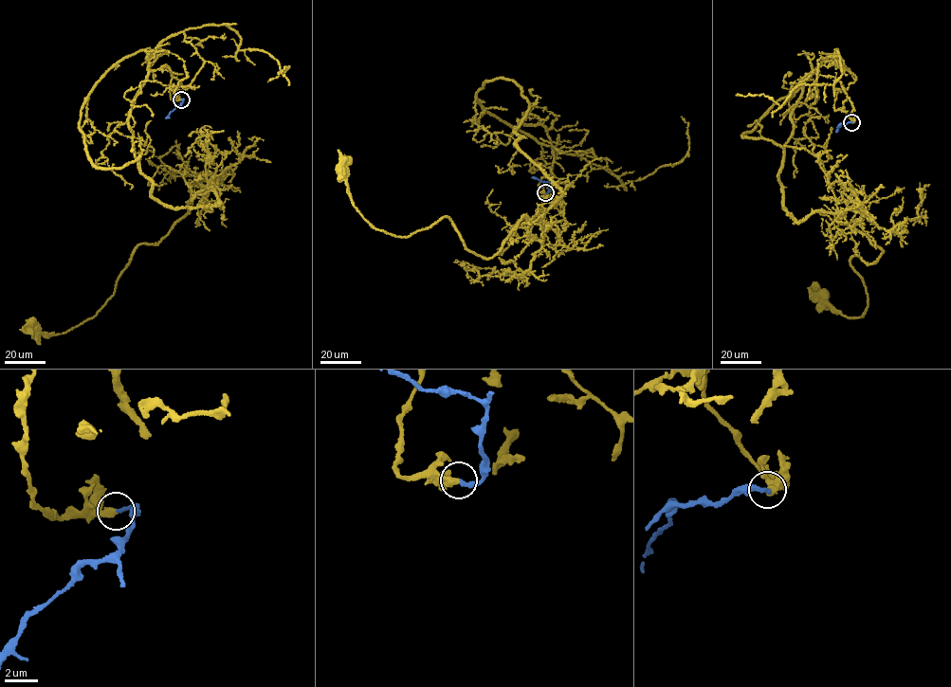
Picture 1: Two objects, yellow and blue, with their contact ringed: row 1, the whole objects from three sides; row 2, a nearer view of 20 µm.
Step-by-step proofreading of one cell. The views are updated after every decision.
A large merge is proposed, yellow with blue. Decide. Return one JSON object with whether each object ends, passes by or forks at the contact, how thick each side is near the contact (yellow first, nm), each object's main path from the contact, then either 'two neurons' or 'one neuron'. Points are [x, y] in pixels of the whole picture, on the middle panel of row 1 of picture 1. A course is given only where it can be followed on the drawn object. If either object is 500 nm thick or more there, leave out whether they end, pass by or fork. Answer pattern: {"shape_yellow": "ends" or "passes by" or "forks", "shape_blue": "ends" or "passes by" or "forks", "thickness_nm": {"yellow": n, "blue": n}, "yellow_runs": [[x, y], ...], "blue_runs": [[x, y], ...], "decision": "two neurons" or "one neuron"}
{"shape_yellow": "ends", "shape_blue": "ends", "thickness_nm": {"yellow": 440, "blue": 240}, "yellow_runs": [[545, 192], [552, 142], [518, 120], [561, 195], [484, 259], [446, 216], [376, 228], [344, 171]], "blue_runs": [[545, 192], [548, 192], [548, 183], [531, 178]], "decision": "one neuron"}

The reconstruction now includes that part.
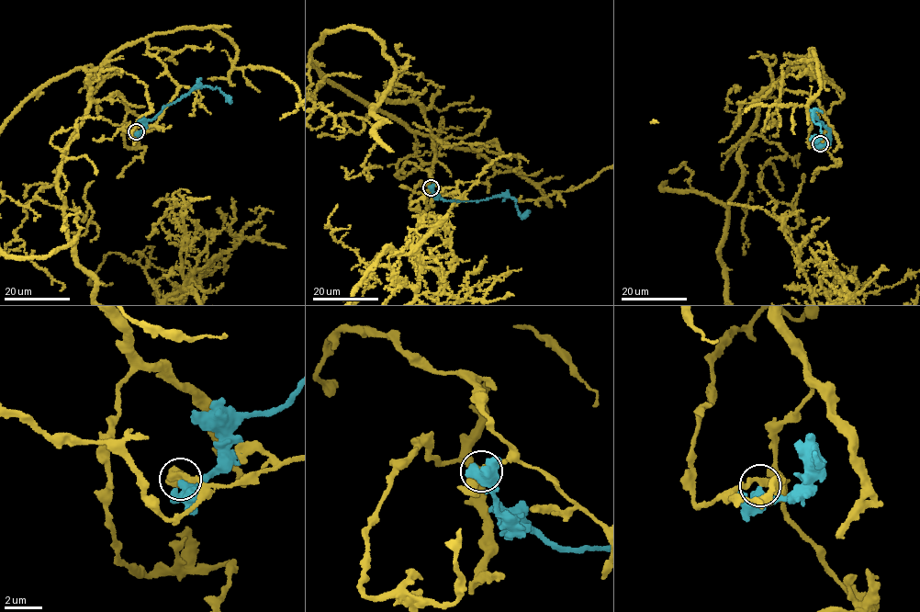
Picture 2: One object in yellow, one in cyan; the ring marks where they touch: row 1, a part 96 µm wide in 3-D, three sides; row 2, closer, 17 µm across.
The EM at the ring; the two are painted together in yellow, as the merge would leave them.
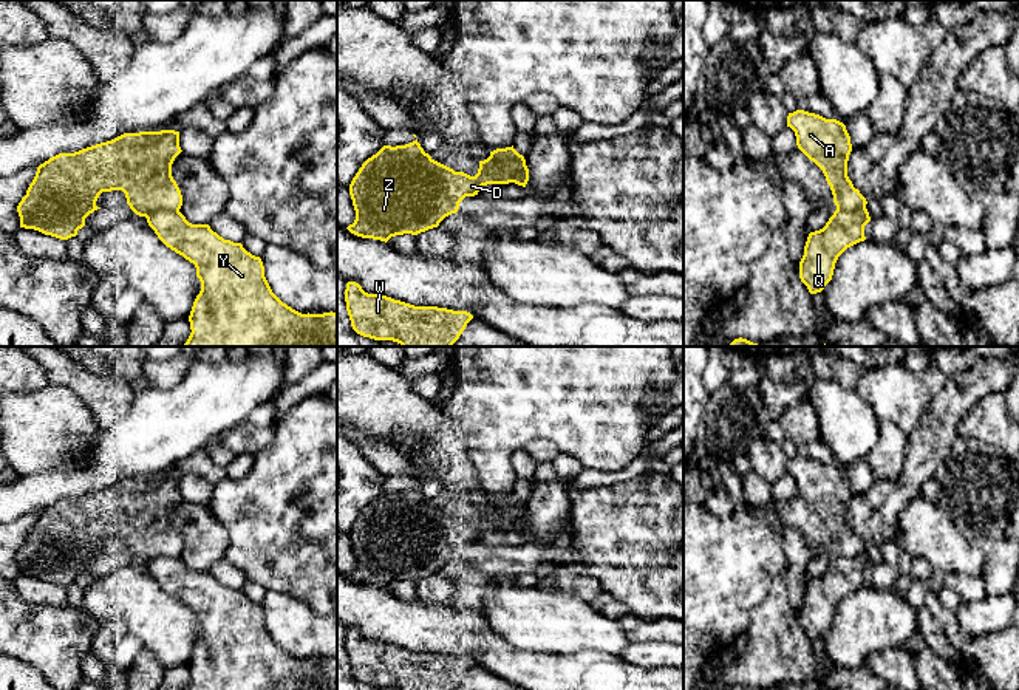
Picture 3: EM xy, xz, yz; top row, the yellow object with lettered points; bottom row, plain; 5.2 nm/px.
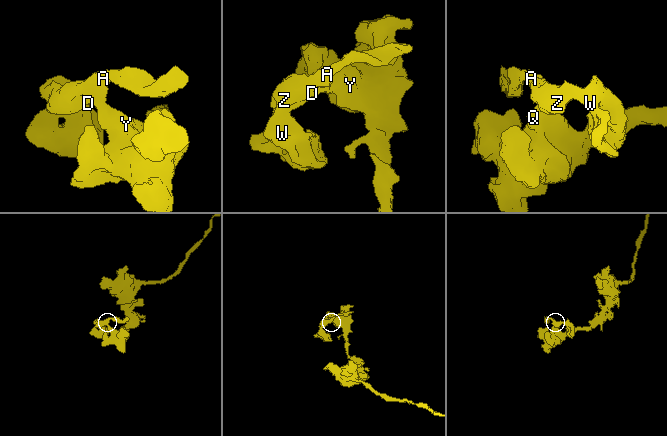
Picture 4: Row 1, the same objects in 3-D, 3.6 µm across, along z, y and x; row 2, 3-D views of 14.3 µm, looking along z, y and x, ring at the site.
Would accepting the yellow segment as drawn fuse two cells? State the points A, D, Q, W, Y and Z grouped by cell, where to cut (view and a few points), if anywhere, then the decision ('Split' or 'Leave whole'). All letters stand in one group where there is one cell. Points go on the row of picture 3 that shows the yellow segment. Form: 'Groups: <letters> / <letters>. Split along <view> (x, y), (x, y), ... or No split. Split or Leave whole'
Groups: A D W Z / Q Y. Split along xz (489, 157), (503, 163), (524, 164). Split

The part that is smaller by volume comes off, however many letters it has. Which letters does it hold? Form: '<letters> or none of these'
A, D, W, Z

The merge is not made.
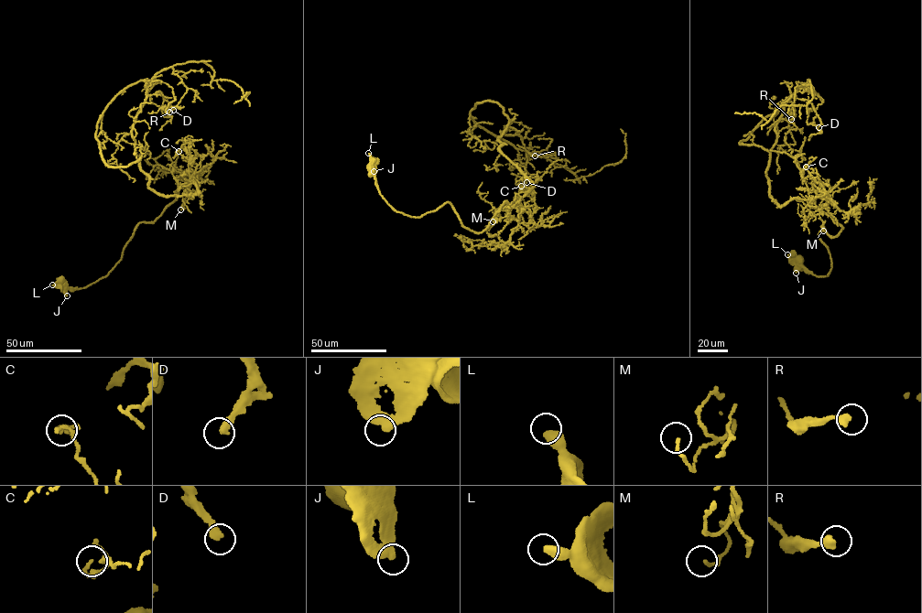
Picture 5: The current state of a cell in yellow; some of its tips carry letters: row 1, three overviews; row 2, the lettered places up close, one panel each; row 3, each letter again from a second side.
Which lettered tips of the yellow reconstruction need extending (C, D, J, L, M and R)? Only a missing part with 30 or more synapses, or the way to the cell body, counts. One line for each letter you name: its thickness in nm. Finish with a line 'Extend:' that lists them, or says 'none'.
Extend: none

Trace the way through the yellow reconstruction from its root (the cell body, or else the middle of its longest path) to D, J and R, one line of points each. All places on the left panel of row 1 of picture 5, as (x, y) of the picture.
D: (62, 282), (104, 277), (135, 227), (188, 181), (197, 193), (157, 193), (136, 155), (146, 96), (173, 110)
J: (62, 282), (67, 295)
R: (62, 282), (104, 277), (197, 193), (103, 156), (106, 106), (171, 67), (169, 112)

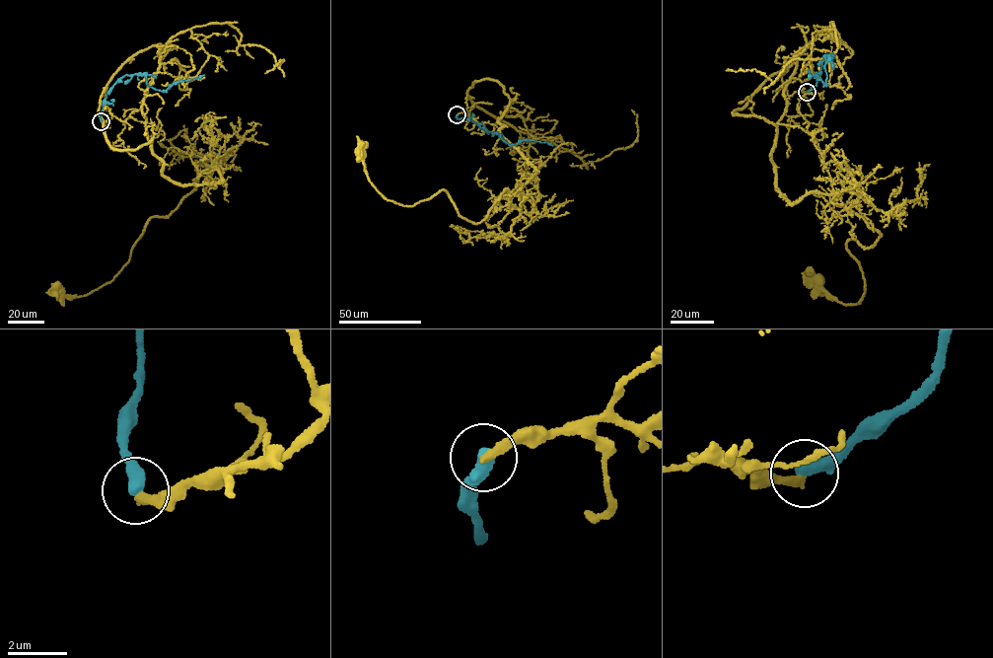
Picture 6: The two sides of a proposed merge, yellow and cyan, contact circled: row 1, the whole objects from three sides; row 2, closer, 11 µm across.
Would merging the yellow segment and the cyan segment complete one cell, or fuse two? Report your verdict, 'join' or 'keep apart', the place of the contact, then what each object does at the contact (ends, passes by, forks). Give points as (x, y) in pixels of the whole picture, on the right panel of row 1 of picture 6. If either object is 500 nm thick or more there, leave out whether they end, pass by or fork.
keep apart | (807, 92) | yellow ends | cyan ends

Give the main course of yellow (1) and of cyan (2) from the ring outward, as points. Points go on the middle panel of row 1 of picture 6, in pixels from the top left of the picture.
1: (458, 114), (496, 80), (499, 130), (534, 169), (479, 223), (443, 189), (390, 200), (361, 154)
2: (458, 114), (457, 118), (469, 119), (484, 130), (501, 134), (501, 138), (510, 144), (531, 140), (553, 146)

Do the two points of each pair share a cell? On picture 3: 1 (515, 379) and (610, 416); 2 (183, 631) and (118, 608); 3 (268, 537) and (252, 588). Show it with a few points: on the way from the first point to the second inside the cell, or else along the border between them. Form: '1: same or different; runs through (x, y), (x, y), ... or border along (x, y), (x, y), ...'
1: same; runs through (538, 385), (560, 385), (586, 399)
2: same; runs through (167, 628), (144, 608), (133, 608)
3: different; border along (248, 579), (266, 590)

